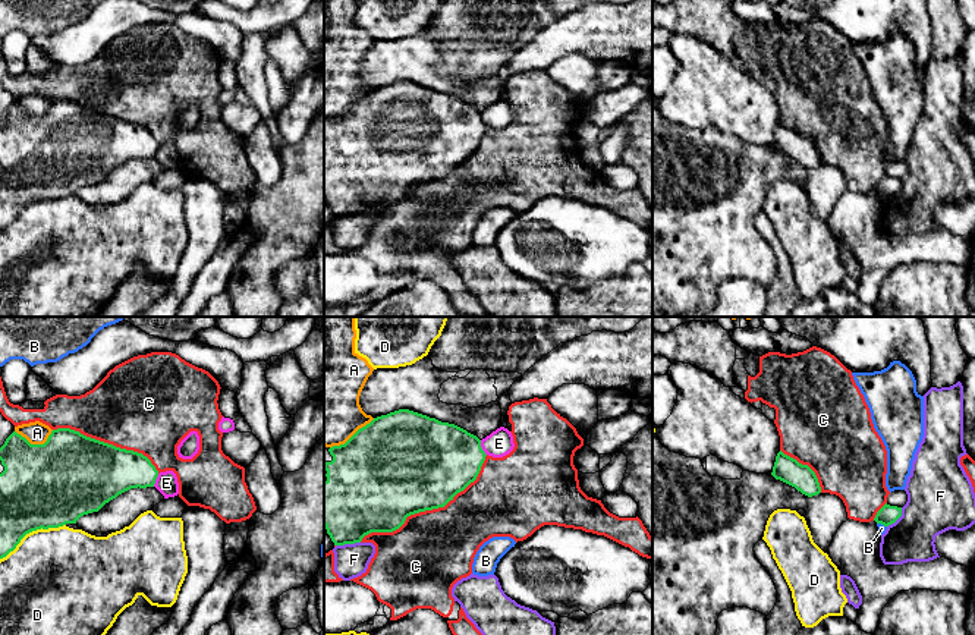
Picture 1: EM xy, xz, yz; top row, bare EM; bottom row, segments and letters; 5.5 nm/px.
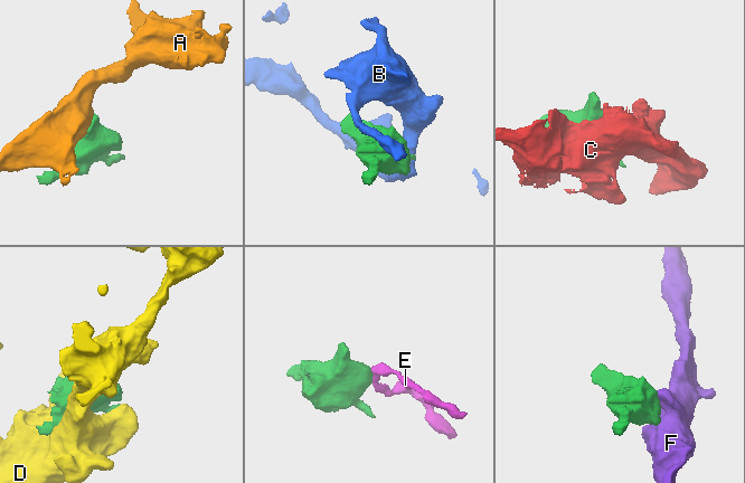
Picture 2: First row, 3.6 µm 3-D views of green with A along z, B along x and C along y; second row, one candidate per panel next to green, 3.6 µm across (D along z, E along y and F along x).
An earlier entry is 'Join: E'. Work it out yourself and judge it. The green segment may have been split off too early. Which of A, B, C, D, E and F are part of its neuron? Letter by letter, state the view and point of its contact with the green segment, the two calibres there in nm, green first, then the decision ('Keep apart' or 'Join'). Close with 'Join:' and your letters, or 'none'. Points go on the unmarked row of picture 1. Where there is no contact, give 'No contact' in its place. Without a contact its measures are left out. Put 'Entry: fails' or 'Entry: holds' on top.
Entry: fails
A: Touches green at xz (354, 106). Thickness 500 nm (green) against 380 nm. Keep apart
B: Touches green at yz (881, 195). Thickness 110 nm (green) against 50 nm. Keep apart
C: Touches green at xz (428, 181). Thickness 500 nm (green) against 440 nm. Keep apart
D: Touches green at xy (31, 203). Thickness 440 nm (green) against 480 nm. Keep apart
E: Touches green at xz (481, 119). Thickness 420 nm (green) against 150 nm. Keep apart
F: Touches green at xz (348, 214). Thickness 400 nm (green) against 190 nm. Keep apart
Join: none

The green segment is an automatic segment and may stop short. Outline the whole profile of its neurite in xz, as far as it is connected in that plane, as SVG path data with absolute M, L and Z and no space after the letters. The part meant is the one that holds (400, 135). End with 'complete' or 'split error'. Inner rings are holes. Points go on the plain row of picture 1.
M399 81L374 89L345 116L324 119L324 198L334 217L361 214L371 204L393 204L408 188L444 179L474 154L485 132L481 111L466 101L435 89Z; split error

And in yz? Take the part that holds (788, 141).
M781 122L776 128L771 147L792 158L802 166L812 169L821 164L821 158L815 144L808 138L799 135L796 131L784 126Z; complete

